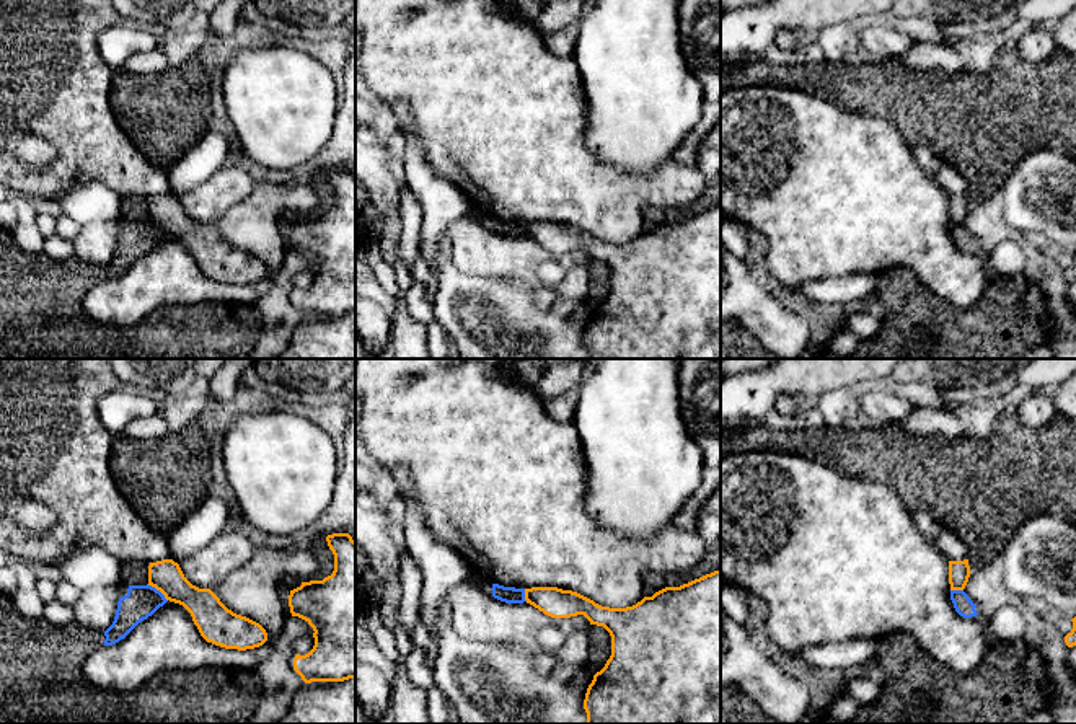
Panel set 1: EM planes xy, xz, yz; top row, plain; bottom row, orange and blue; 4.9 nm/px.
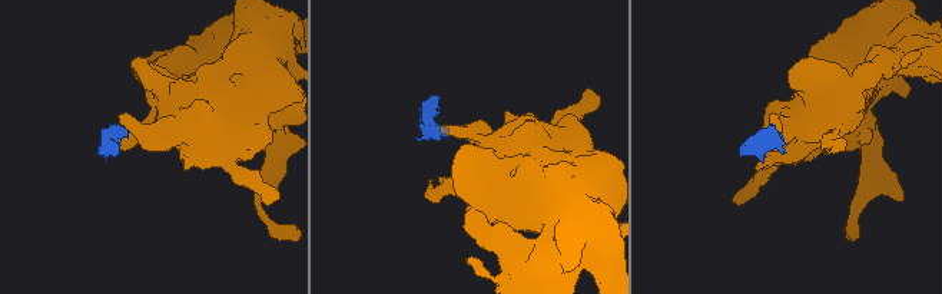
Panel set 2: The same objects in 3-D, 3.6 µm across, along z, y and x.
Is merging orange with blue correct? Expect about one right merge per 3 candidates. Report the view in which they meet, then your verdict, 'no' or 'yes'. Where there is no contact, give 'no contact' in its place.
contact in xy; no

